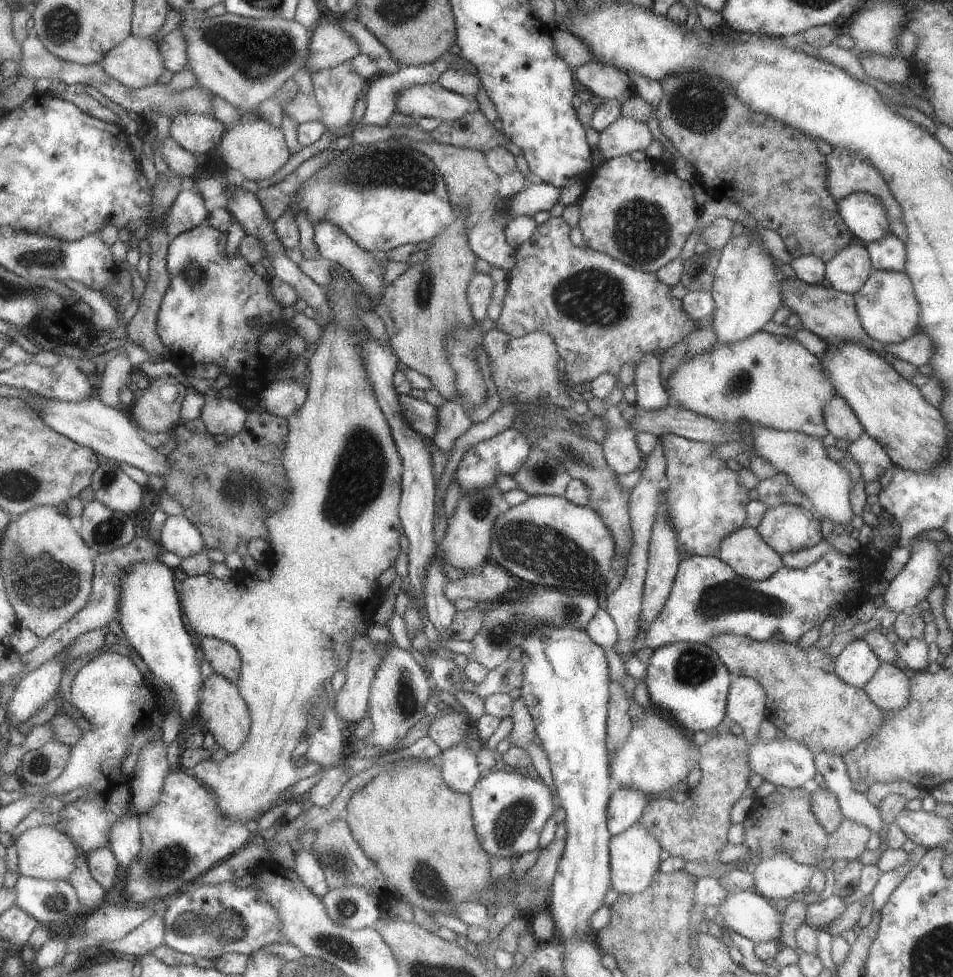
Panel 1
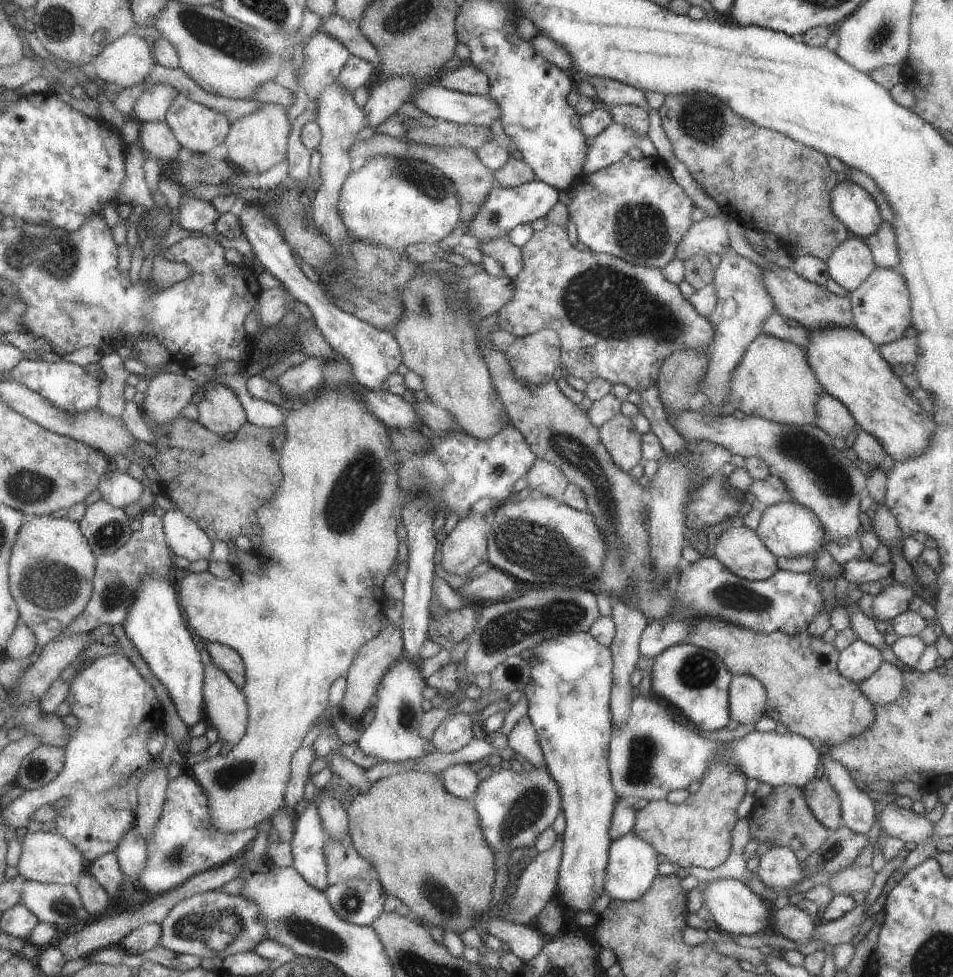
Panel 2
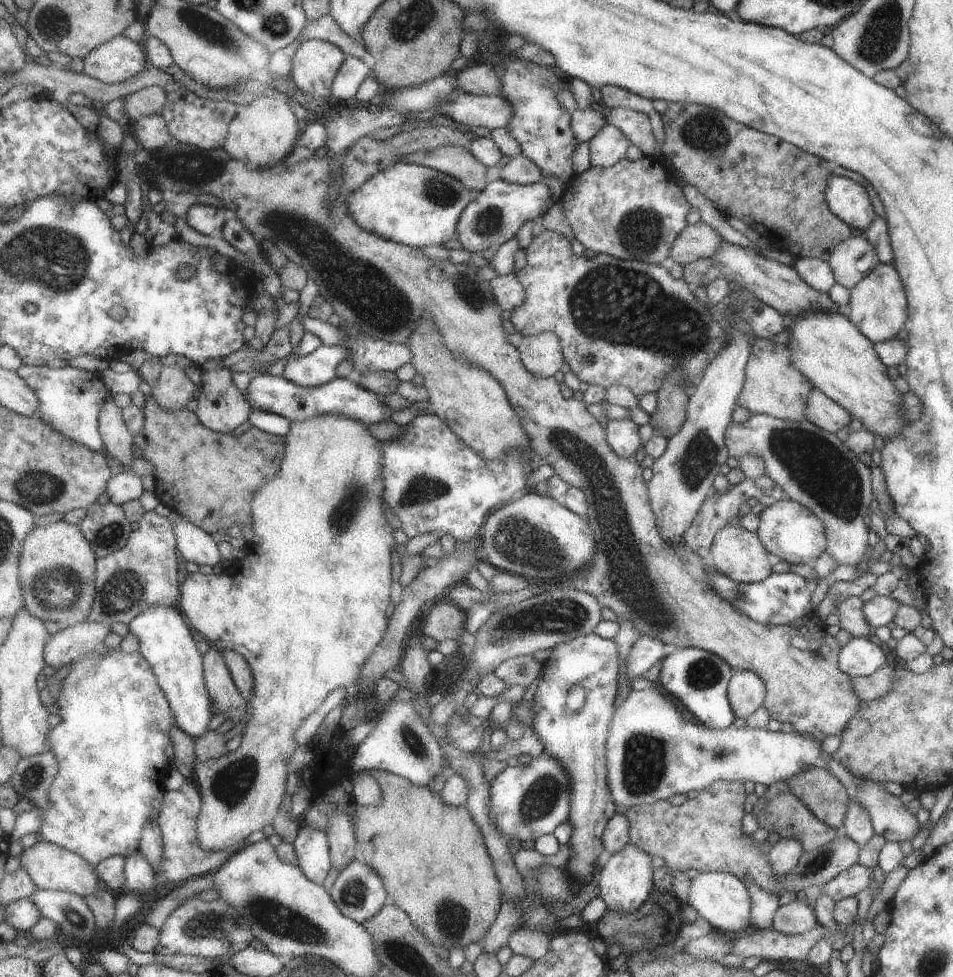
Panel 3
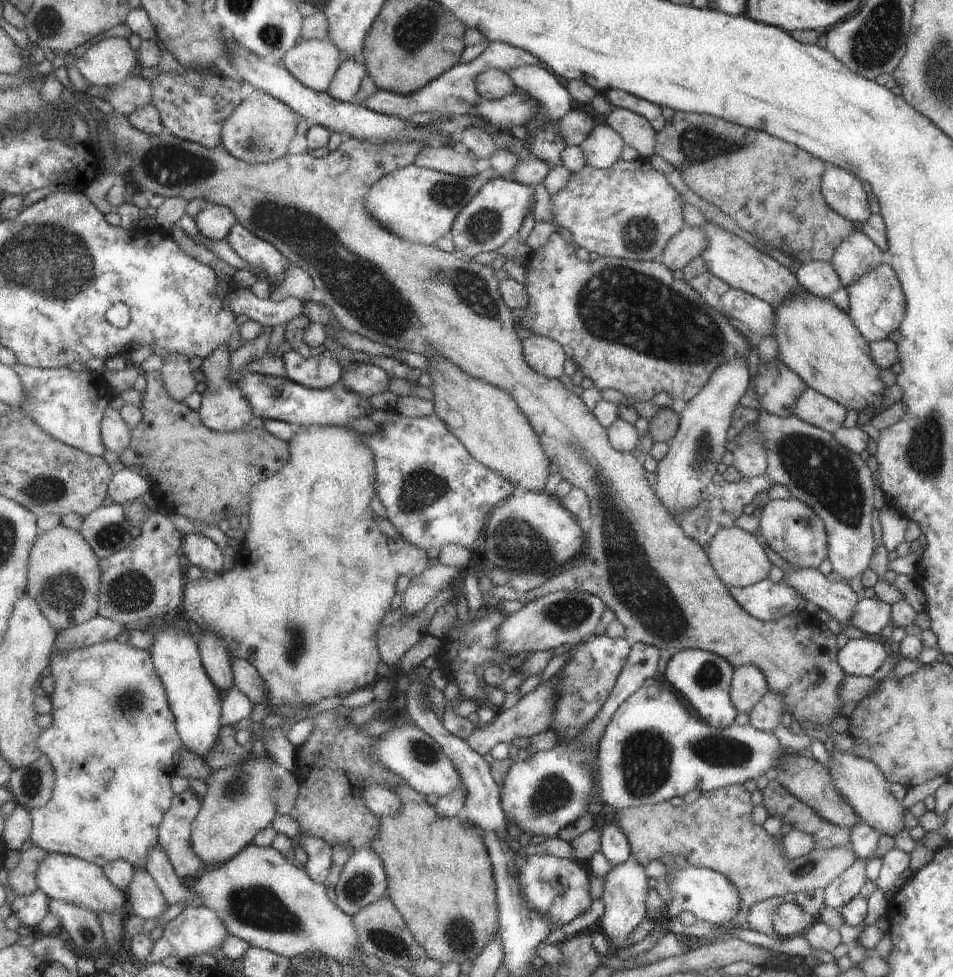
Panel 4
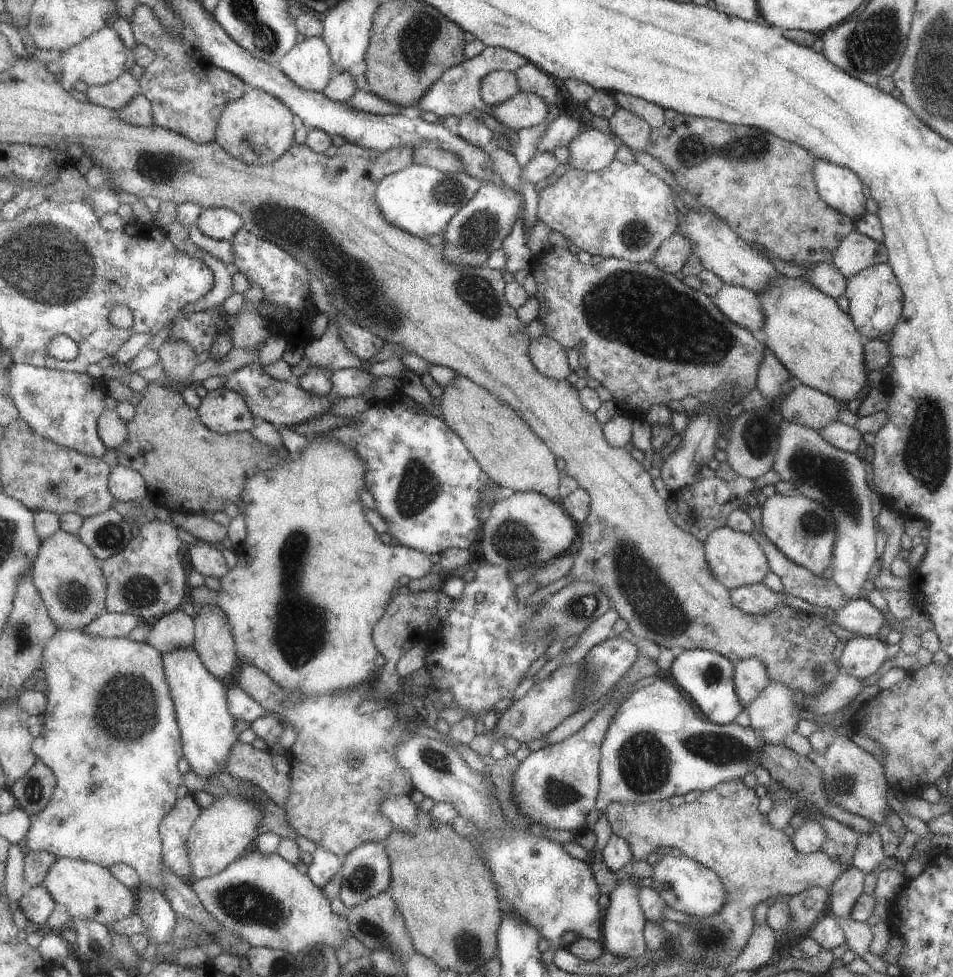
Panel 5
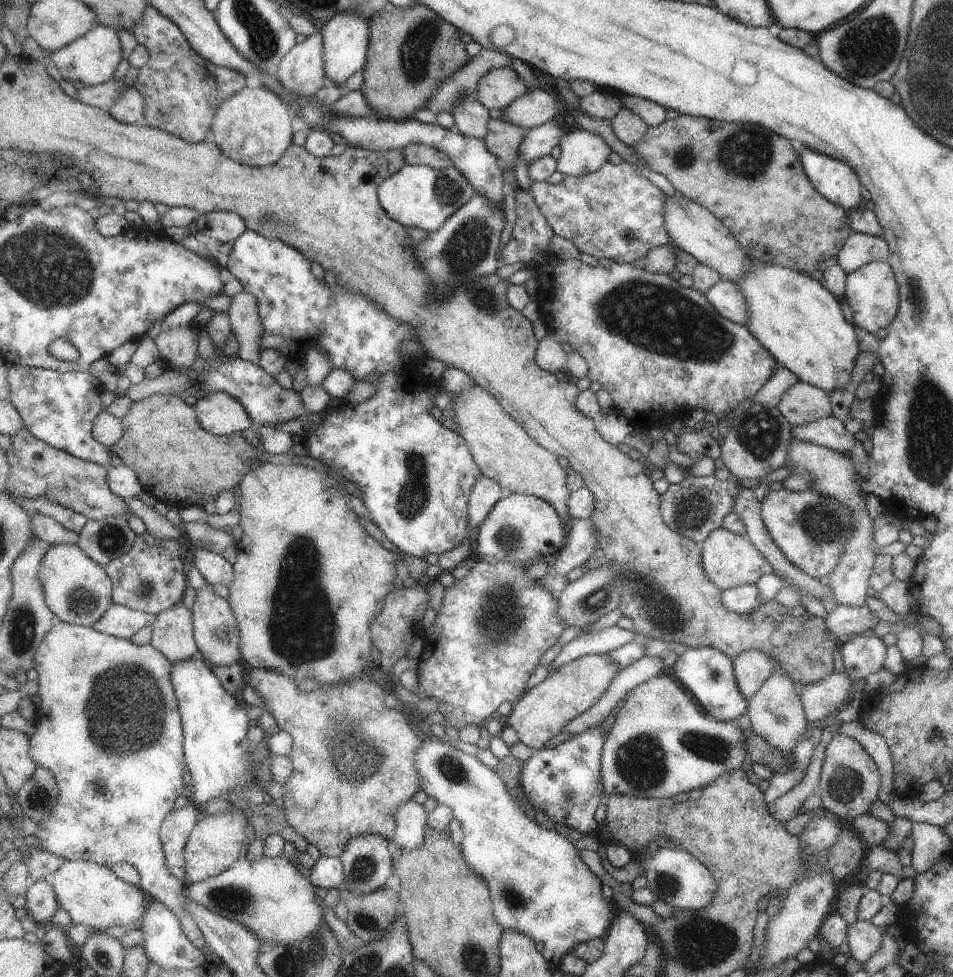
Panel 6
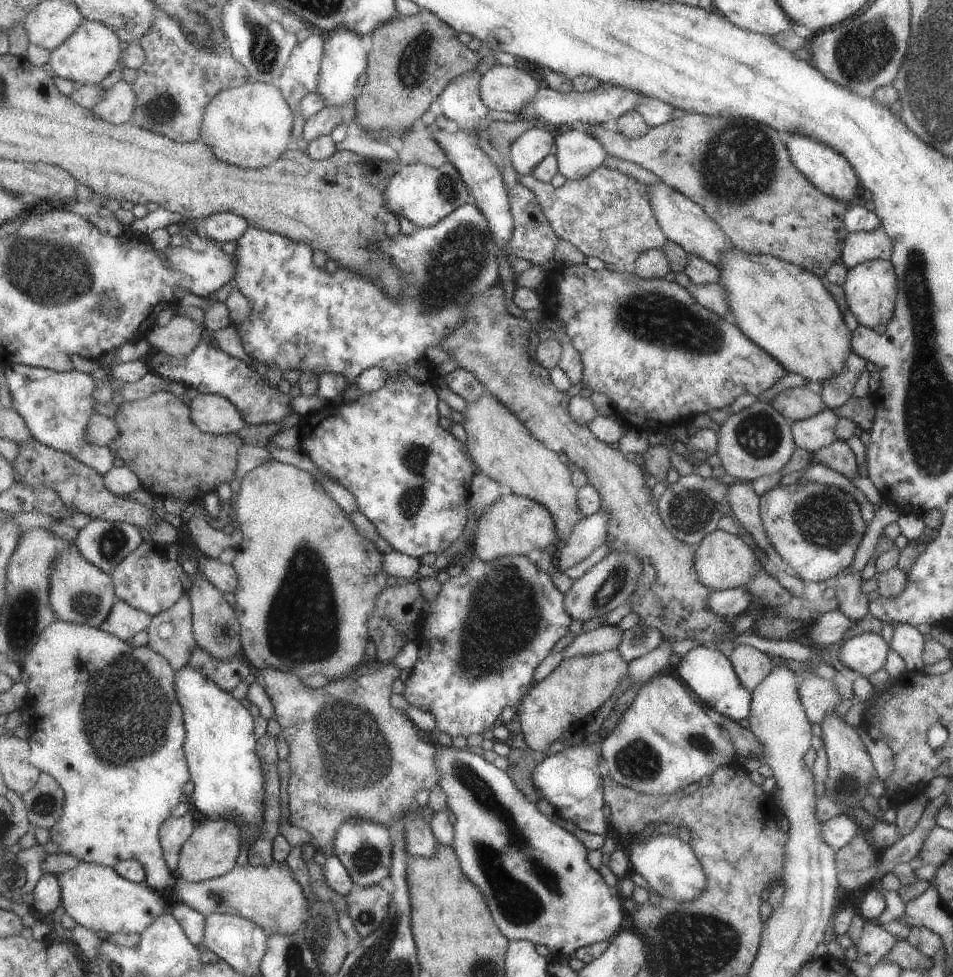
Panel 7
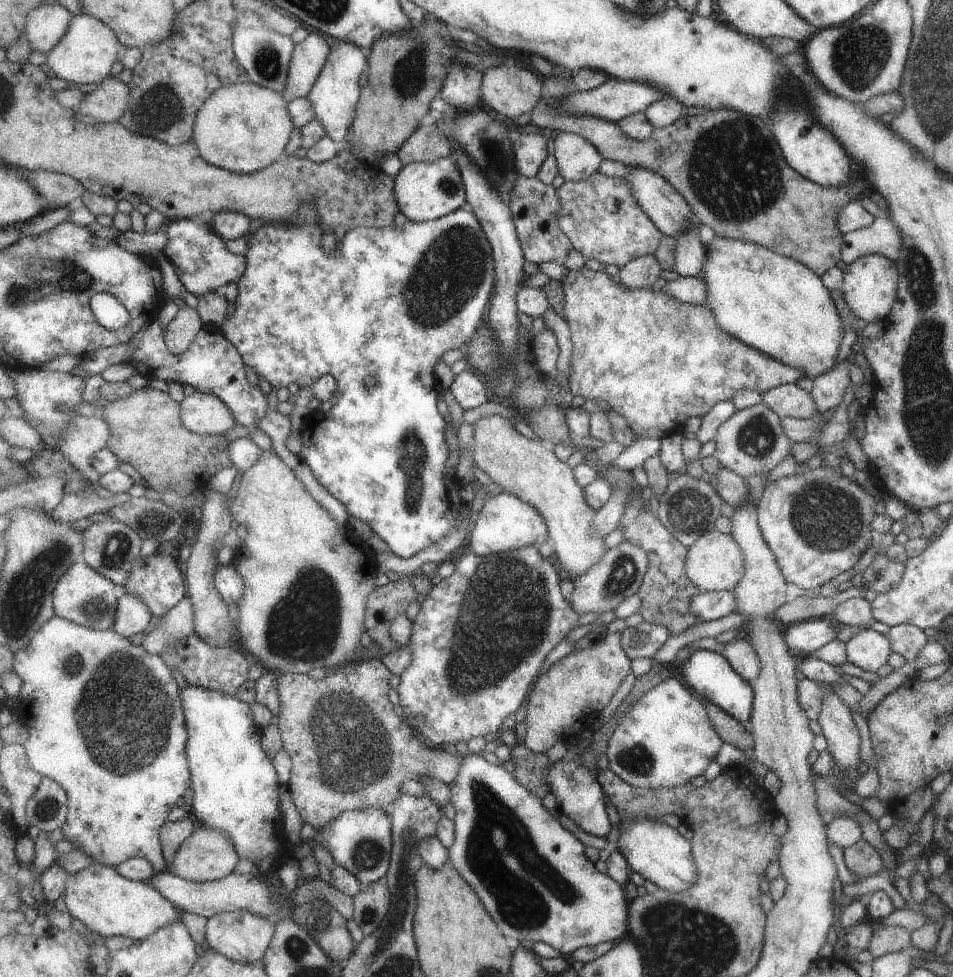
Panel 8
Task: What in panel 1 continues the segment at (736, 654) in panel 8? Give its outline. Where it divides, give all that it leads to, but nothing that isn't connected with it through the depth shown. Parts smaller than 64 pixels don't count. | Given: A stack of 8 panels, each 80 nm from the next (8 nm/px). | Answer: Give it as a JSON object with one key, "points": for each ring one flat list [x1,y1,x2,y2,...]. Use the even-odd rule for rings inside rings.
{"points":[[732,676,724,717,741,728,746,743,757,740,759,726,766,714,765,700,765,692,759,682,753,678]]}

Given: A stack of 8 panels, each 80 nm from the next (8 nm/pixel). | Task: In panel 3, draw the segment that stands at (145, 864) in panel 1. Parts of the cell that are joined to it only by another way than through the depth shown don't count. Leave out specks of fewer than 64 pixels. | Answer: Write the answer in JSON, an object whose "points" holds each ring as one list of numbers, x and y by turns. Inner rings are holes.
{"points":[[185,781,177,791,167,791,165,794,165,806,162,813,159,814,159,830,163,845,165,848,165,860,161,864,161,874,155,874,157,885,169,884,171,882,181,882,187,878,195,878,195,876,203,877,203,874,209,875,218,870,233,856,242,850,246,845,267,840,269,836,261,831,257,831,249,837,247,842,241,842,239,846,233,848,225,848,225,850,210,851,198,839,198,819,202,813,202,794,197,782]]}

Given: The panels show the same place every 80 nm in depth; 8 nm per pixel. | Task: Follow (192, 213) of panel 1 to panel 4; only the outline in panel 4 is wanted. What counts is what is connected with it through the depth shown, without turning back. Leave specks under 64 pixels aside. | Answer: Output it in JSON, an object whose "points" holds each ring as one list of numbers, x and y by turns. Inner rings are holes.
{"points":[[211,203,195,216,194,221,198,232,213,241,226,239,235,224,239,223,228,207]]}

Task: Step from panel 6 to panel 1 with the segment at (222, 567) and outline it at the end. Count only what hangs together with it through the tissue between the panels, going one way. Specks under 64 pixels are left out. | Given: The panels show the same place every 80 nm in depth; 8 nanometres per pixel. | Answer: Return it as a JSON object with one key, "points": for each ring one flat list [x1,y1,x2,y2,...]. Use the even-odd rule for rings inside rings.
{"points":[[186,515,169,516,160,532,161,546,182,560,207,549,201,530]]}

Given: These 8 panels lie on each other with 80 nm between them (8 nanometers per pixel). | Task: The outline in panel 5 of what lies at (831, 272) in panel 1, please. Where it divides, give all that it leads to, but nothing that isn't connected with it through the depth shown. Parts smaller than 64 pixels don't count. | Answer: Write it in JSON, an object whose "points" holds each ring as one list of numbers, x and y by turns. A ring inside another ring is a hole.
{"points":[[852,231,835,248,831,263,847,279,871,264,886,263,886,250,882,241]]}

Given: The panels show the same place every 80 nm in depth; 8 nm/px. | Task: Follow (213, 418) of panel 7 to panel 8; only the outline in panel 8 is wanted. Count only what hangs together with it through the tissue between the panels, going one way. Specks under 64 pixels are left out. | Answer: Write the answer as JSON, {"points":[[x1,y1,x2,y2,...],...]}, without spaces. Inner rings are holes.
{"points":[[196,391,181,406,184,425,198,433,223,435,238,423,228,404,211,393]]}

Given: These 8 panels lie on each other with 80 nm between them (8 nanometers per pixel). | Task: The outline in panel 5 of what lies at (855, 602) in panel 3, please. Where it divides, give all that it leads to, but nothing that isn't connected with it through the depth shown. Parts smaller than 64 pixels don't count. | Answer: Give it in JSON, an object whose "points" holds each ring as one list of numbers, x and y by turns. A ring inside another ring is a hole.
{"points":[[754,532,751,533,767,558,769,572,779,576,785,592,789,592,791,596,797,596,806,604,815,605,823,611,828,608,835,611,837,608,848,604,843,596,839,596,841,592,837,590,837,586,833,582,797,566,784,558,783,554,780,554,779,550,776,550,775,546,767,541,766,537,763,538,763,535,759,536]]}

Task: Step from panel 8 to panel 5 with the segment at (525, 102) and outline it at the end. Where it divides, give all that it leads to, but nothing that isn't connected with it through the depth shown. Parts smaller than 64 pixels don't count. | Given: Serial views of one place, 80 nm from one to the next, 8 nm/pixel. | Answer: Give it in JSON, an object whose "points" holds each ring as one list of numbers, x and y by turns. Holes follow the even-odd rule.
{"points":[[511,70,494,71,487,74,481,82,480,94,487,107,499,106,519,94,517,76]]}

